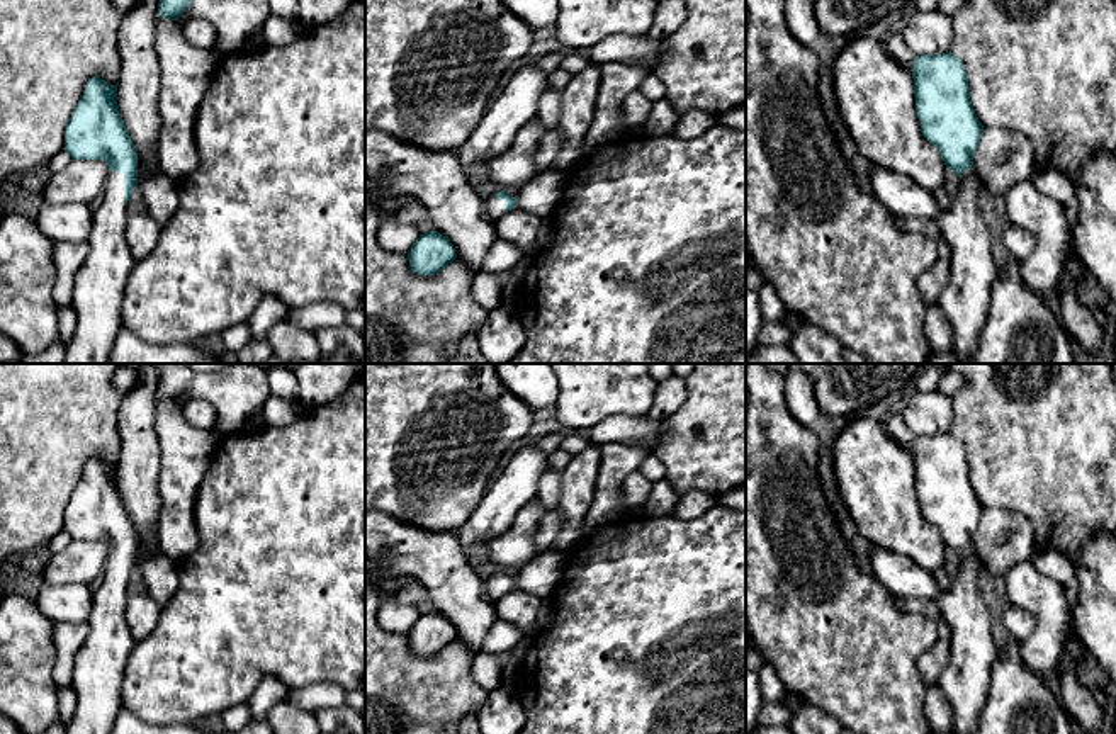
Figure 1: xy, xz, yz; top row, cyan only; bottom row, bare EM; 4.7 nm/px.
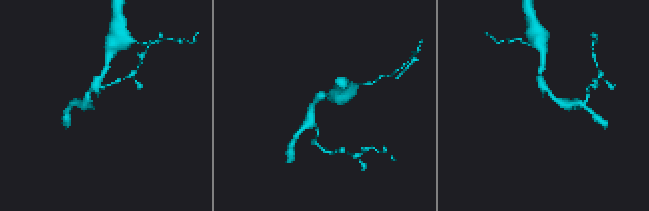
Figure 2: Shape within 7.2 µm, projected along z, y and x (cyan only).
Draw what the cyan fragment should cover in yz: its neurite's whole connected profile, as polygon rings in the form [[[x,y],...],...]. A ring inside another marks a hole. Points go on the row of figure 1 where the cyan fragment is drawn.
[[[950,51],[917,56],[910,71],[921,133],[938,148],[946,168],[960,177],[958,197],[934,221],[951,250],[950,277],[938,304],[963,364],[977,348],[997,279],[989,231],[978,209],[982,184],[970,170],[984,124],[975,114],[960,58]]]

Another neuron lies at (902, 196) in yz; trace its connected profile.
[[[875,165],[865,185],[878,202],[900,217],[934,219],[948,207],[943,195],[926,190],[907,175]]]

